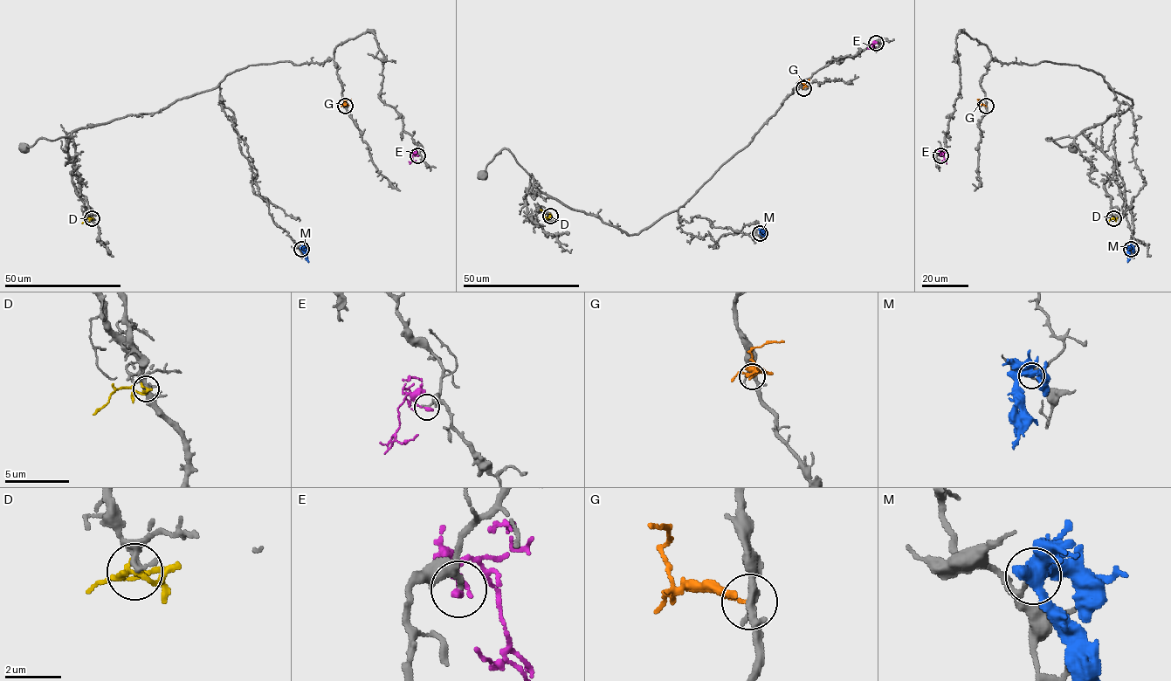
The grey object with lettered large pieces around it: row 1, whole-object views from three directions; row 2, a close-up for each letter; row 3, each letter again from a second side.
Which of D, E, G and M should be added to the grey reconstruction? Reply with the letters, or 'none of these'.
none of these

